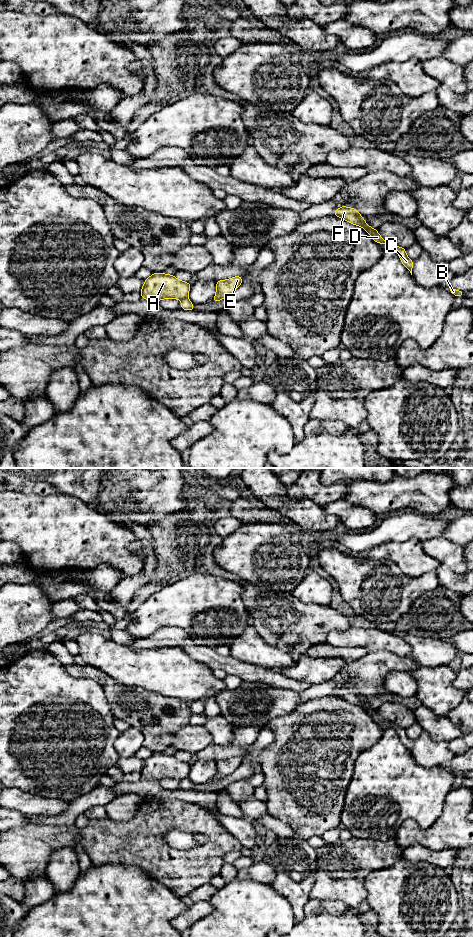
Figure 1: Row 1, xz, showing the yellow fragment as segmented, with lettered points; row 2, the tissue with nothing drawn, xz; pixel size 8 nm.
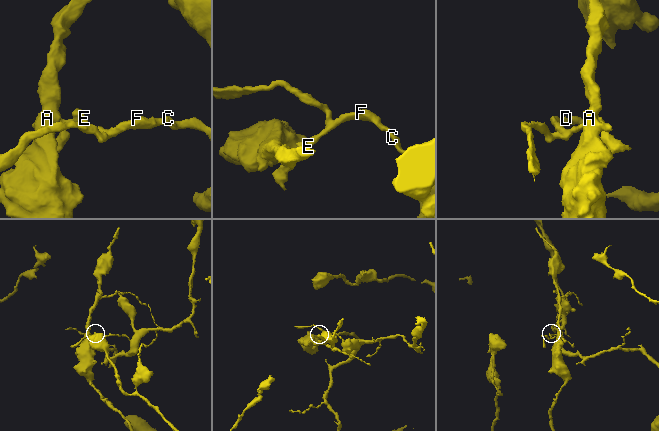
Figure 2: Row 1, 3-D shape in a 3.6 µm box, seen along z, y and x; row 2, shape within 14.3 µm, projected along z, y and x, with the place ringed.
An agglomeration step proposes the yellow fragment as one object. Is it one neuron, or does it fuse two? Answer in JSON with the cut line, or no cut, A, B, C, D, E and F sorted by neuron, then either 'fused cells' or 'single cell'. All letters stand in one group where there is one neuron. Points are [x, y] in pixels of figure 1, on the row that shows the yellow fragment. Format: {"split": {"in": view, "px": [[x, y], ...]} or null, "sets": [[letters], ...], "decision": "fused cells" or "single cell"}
{"split": {"in": "xz", "px": [[186, 297], [181, 300]]}, "sets": [["A"], ["B", "C", "D", "E", "F"]], "decision": "fused cells"}

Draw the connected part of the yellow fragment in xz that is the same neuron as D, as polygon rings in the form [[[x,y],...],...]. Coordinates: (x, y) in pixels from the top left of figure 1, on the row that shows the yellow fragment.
[[[341,206],[340,208],[336,209],[335,212],[333,213],[334,216],[342,218],[346,220],[347,222],[360,226],[366,230],[366,232],[372,237],[372,239],[376,243],[380,244],[386,244],[387,248],[388,247],[393,247],[402,264],[410,271],[412,275],[412,269],[413,269],[413,260],[409,259],[406,254],[406,249],[399,247],[397,245],[391,244],[390,242],[384,240],[378,233],[377,229],[371,228],[365,221],[364,217],[362,217],[358,210],[355,208],[350,208],[346,206]]]

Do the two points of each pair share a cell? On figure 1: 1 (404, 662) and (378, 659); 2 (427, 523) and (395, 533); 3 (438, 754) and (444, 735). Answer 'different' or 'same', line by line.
1: same
2: same
3: different

